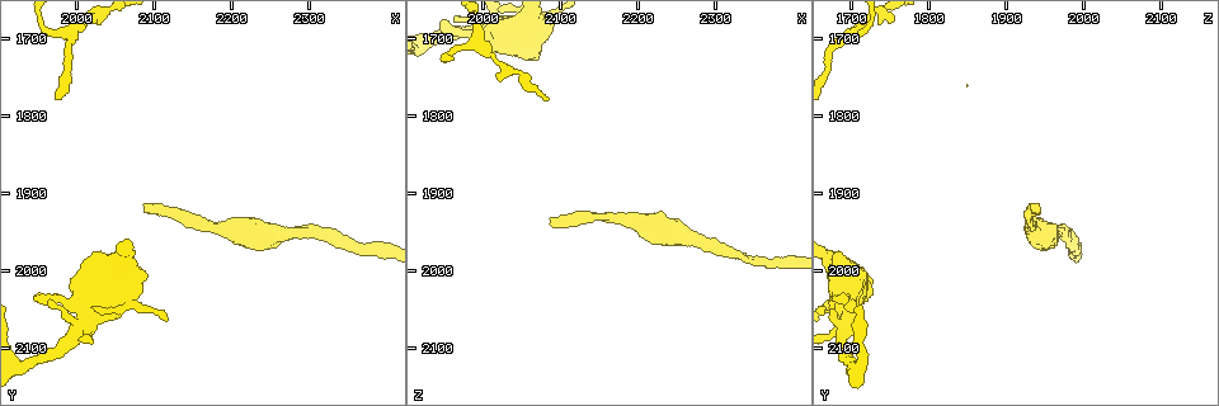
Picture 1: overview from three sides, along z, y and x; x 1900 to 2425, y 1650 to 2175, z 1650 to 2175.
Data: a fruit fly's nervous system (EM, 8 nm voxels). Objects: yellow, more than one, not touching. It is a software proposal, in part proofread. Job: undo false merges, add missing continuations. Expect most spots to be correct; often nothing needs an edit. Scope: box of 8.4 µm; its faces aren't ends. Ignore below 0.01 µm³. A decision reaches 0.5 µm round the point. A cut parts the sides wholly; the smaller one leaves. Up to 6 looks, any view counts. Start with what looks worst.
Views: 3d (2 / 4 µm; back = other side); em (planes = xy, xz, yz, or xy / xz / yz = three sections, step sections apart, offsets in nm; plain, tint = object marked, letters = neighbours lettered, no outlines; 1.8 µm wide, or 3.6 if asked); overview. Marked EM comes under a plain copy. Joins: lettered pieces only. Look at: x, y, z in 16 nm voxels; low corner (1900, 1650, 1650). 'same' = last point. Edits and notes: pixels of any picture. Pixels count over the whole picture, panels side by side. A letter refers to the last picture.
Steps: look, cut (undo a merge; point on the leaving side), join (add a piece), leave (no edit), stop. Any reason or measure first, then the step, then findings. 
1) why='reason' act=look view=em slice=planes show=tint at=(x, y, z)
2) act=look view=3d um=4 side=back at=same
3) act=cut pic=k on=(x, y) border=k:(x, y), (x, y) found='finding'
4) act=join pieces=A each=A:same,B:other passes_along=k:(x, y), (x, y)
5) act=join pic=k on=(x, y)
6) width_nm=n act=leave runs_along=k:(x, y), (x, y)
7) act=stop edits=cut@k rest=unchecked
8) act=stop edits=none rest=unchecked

act=look view=em slice=planes show=tint at=(2085, 1915, 1940)

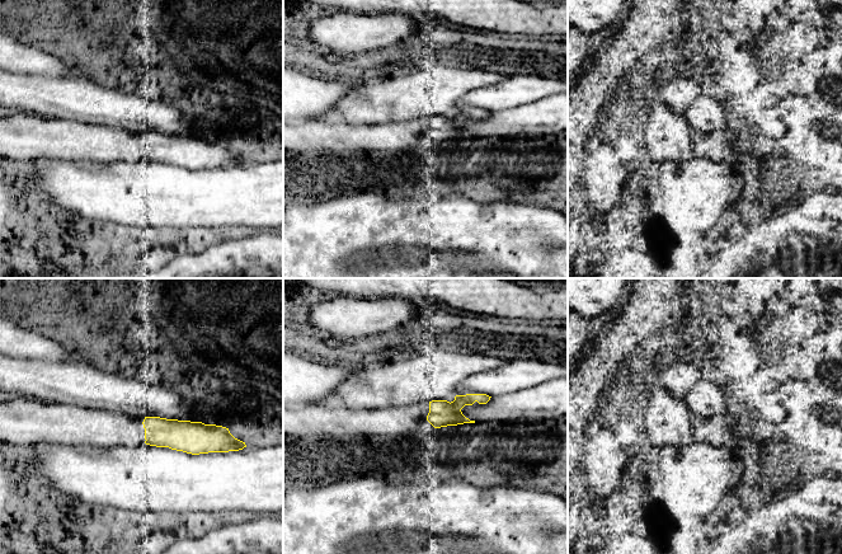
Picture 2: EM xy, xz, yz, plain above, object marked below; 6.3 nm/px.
act=look view=em slice=planes show=letters at=same

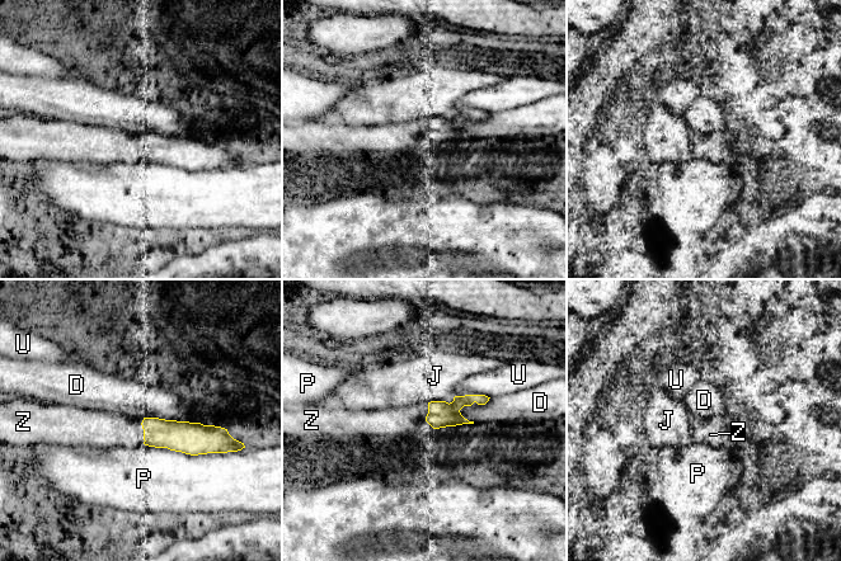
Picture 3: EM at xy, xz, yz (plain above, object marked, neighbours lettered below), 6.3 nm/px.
width_nm=170 act=join pieces=Z each=D:other,J:other,P:other,U:other,Z:same found='the neuron continues'

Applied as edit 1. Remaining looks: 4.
why='sudden change in width' act=look view=3d um=4 at=(1980, 2040, 1695)

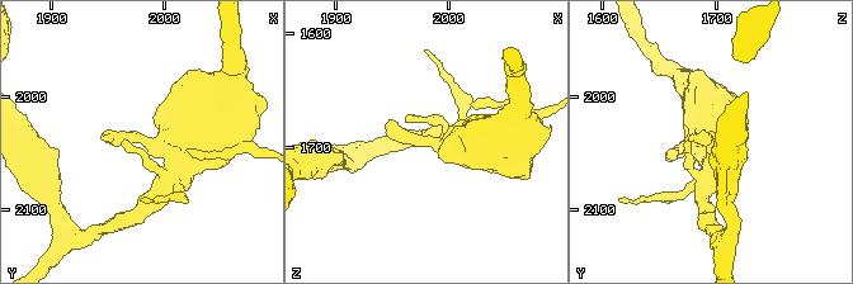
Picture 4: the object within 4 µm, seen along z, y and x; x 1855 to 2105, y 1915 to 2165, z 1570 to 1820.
why='shape alone is not enough' act=look view=em slice=planes show=letters at=(1978, 2038, 1696)

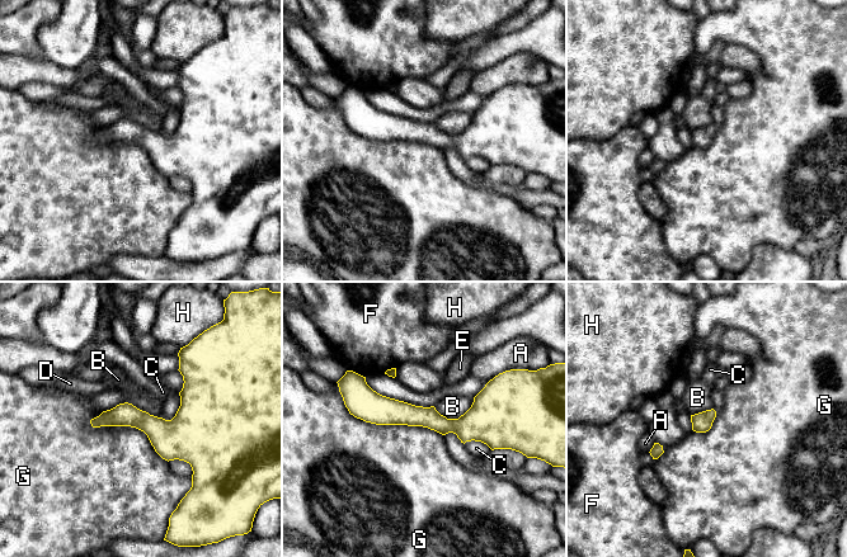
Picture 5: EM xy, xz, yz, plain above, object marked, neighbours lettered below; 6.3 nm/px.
width_nm=130 act=leave each=A:other,B:other,C:other,D:other,E:other,F:other,G:other,H:other border=5:(340, 395), (366, 421), (443, 435) found='continuous, no second neuron'

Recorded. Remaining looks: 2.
act=stop edits=join@3 rest=unchecked

